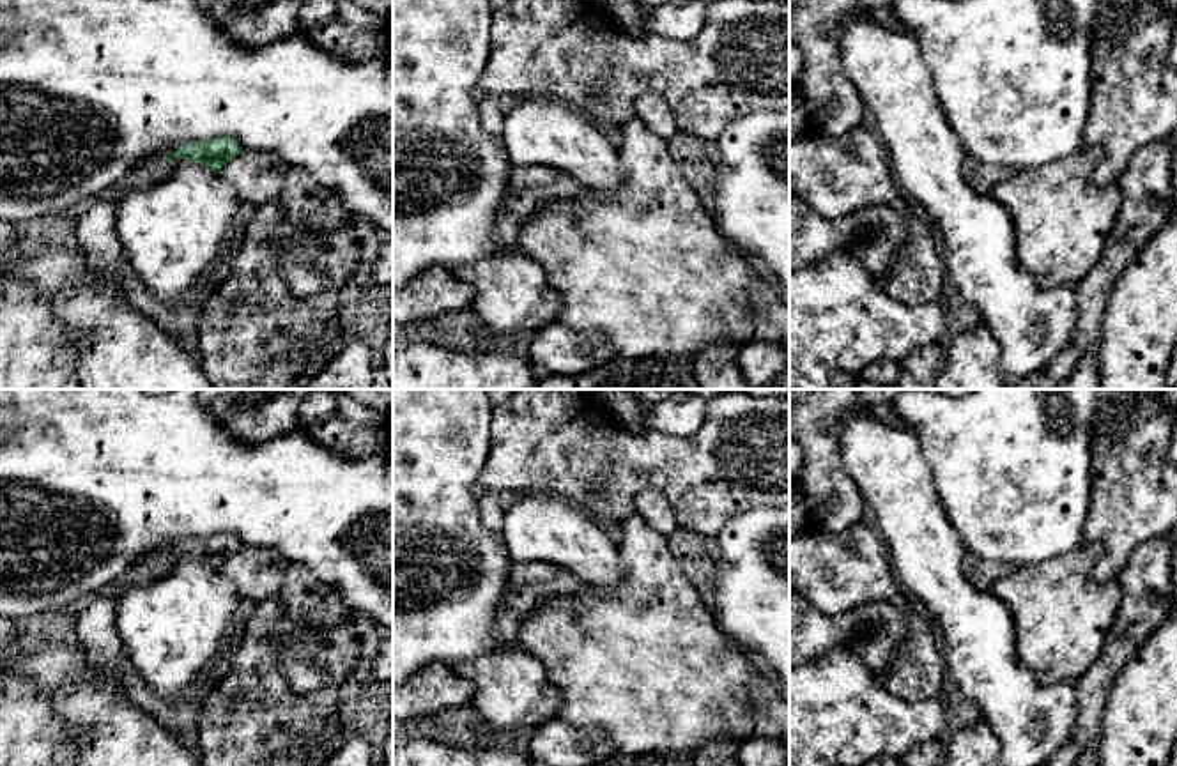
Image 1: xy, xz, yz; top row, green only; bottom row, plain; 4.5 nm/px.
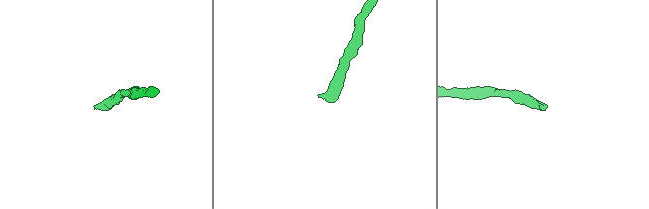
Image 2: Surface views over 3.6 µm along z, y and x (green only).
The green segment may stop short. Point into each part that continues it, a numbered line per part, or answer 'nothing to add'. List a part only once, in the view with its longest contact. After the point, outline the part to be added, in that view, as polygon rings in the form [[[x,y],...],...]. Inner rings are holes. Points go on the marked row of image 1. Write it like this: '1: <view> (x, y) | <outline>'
1: xy (153, 170) | [[[156,154],[145,159],[143,163],[140,163],[138,166],[135,166],[126,177],[122,177],[112,188],[104,189],[101,195],[85,198],[74,203],[73,207],[65,209],[58,216],[78,221],[97,198],[115,202],[115,198],[119,196],[122,189],[154,186],[156,182],[161,182],[165,177],[168,177],[168,173],[170,173],[170,168],[165,159],[165,154]]]

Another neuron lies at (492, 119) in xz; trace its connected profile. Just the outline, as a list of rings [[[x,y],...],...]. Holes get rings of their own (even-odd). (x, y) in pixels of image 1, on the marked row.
[[[487,97],[487,99],[480,101],[478,110],[480,110],[480,122],[481,122],[483,129],[492,138],[501,142],[503,129],[504,129],[504,113],[499,108],[499,99]]]

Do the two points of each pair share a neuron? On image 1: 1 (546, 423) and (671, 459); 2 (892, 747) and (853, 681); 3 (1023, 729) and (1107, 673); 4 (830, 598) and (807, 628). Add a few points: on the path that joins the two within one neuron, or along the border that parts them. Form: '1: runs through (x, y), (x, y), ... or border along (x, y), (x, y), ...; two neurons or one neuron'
1: runs through (577, 450), (586, 459), (639, 459); one neuron
2: runs through (882, 731), (853, 703), (853, 697); one neuron
3: border along (1076, 680), (1076, 727), (1071, 735); two neurons
4: border along (807, 598), (827, 614), (841, 614), (861, 605); two neurons

